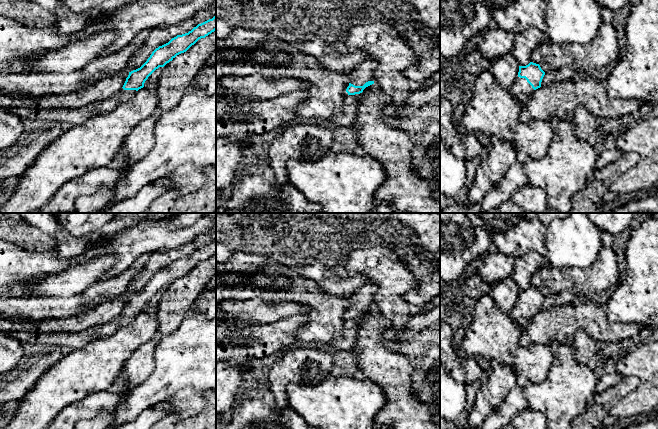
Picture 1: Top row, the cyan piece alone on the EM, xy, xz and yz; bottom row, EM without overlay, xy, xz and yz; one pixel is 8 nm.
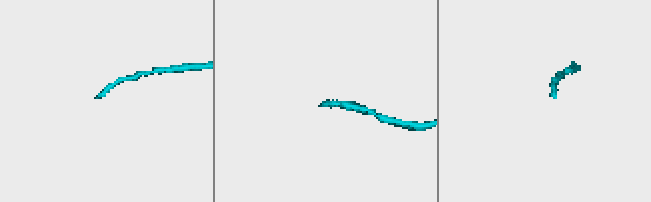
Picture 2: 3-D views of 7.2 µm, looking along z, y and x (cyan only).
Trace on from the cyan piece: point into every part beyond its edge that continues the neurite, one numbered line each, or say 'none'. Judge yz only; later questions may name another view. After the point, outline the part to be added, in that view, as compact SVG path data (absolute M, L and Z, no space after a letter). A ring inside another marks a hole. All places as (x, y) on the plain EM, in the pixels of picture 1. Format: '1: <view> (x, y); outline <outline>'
1: yz (521, 313); outline M518 301L514 309L509 313L509 316L515 322L523 324L529 323L533 319L535 314L525 302Z

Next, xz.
1: xz (363, 297); outline M366 283L361 289L356 291L348 300L350 307L355 310L363 310L368 305L374 305L373 298L377 287L372 283Z

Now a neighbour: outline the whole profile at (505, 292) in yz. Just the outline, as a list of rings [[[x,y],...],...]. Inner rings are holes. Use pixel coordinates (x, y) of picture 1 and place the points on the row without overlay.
[[[507,277],[494,284],[490,294],[499,310],[509,314],[518,302],[519,288],[511,277]]]

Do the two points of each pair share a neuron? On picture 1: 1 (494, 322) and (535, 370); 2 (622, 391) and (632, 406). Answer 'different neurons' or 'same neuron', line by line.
1: same neuron
2: different neurons

